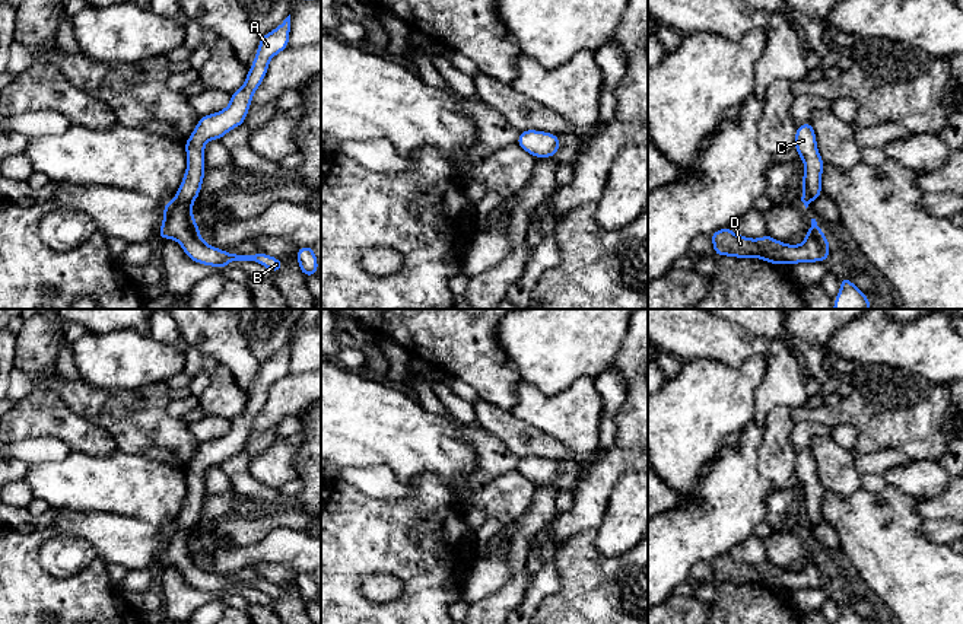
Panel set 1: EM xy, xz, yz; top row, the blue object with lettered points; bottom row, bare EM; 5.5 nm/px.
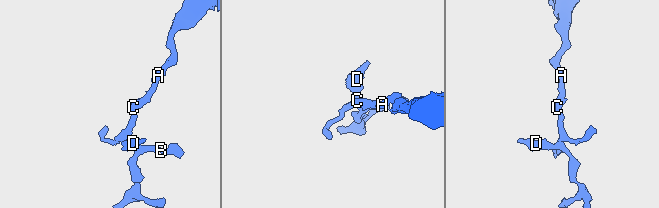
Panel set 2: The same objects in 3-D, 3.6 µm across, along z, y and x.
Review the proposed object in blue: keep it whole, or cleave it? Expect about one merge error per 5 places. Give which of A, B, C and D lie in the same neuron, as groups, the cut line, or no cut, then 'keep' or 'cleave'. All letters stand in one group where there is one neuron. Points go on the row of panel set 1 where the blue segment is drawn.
A B C D | no cut | keep

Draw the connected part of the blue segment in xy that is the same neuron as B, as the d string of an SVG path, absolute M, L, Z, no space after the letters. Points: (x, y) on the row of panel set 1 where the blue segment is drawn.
M290 15L276 29L260 36L254 63L248 69L244 85L231 93L231 104L219 112L200 117L194 131L184 143L187 169L174 200L163 206L163 220L158 238L177 241L184 254L197 264L220 270L232 261L254 261L273 273L279 273L285 267L279 258L264 252L236 255L206 243L193 216L193 204L200 195L206 175L206 143L214 139L222 140L232 128L244 125L252 96L267 74L268 63L289 47L289 35Z

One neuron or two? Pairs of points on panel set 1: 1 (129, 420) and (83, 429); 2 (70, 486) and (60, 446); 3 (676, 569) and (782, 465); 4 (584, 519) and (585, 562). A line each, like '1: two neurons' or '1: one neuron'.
1: two neurons
2: two neurons
3: two neurons
4: two neurons

